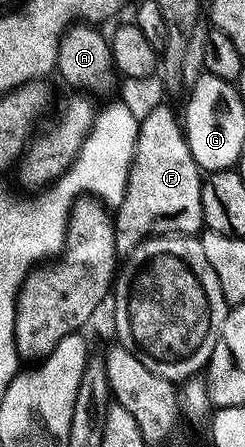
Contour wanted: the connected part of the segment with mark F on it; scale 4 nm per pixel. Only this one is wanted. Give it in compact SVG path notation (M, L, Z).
M163 103L153 108L149 112L148 117L138 122L138 138L136 139L136 147L134 148L134 158L130 164L130 174L128 175L128 183L124 191L124 199L117 205L116 212L113 214L114 219L114 238L116 239L116 251L119 255L130 255L137 250L138 245L145 241L148 237L161 237L163 233L184 233L187 235L198 235L203 232L204 222L202 217L201 193L204 180L203 170L199 169L196 159L192 159L192 151L186 142L186 131L183 122L168 107L169 104Z

